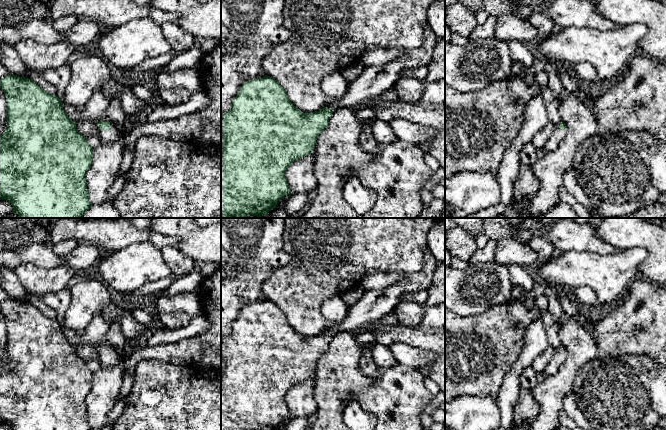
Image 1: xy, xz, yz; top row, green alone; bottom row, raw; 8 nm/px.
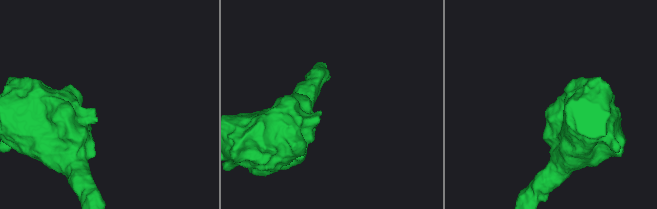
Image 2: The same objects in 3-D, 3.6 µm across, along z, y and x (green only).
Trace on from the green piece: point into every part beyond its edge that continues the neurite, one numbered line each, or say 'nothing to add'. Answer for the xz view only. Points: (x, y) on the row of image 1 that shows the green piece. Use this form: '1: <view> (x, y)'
nothing to add

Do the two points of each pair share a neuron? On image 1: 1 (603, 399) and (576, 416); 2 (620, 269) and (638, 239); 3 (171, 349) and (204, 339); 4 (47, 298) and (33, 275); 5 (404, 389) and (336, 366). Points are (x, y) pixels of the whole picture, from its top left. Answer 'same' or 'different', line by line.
1: different
2: different
3: same
4: different
5: same

